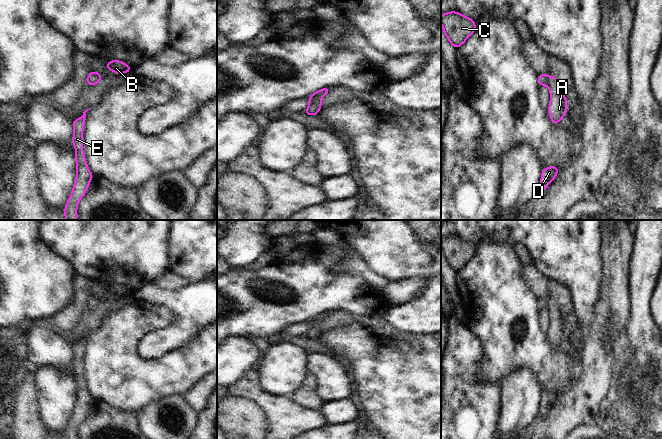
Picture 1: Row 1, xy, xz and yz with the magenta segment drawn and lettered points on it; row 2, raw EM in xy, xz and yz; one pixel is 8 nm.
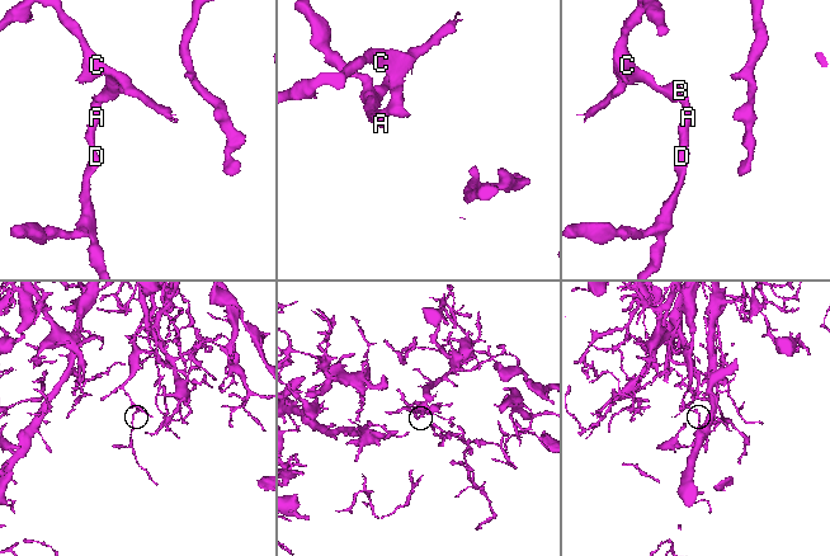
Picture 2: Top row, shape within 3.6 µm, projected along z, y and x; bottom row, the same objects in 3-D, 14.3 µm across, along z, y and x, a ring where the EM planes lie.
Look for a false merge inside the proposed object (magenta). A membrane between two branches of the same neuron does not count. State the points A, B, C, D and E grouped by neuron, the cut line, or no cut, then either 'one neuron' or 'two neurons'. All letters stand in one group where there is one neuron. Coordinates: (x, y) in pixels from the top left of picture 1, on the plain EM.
A B C D E | no cut | one neuron

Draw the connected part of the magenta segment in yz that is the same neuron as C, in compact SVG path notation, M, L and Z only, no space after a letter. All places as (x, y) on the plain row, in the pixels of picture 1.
M455 235L443 238L441 240L441 248L443 249L443 256L451 269L456 273L459 272L476 253L475 245Z

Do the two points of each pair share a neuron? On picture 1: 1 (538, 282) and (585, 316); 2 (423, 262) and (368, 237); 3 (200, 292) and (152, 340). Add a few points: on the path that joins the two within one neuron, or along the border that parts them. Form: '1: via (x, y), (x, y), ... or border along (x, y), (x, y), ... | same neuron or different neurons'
1: border along (532, 263), (549, 279) | different neurons
2: via (409, 258), (397, 254), (382, 239) | same neuron
3: via (195, 307), (167, 336) | same neuron

